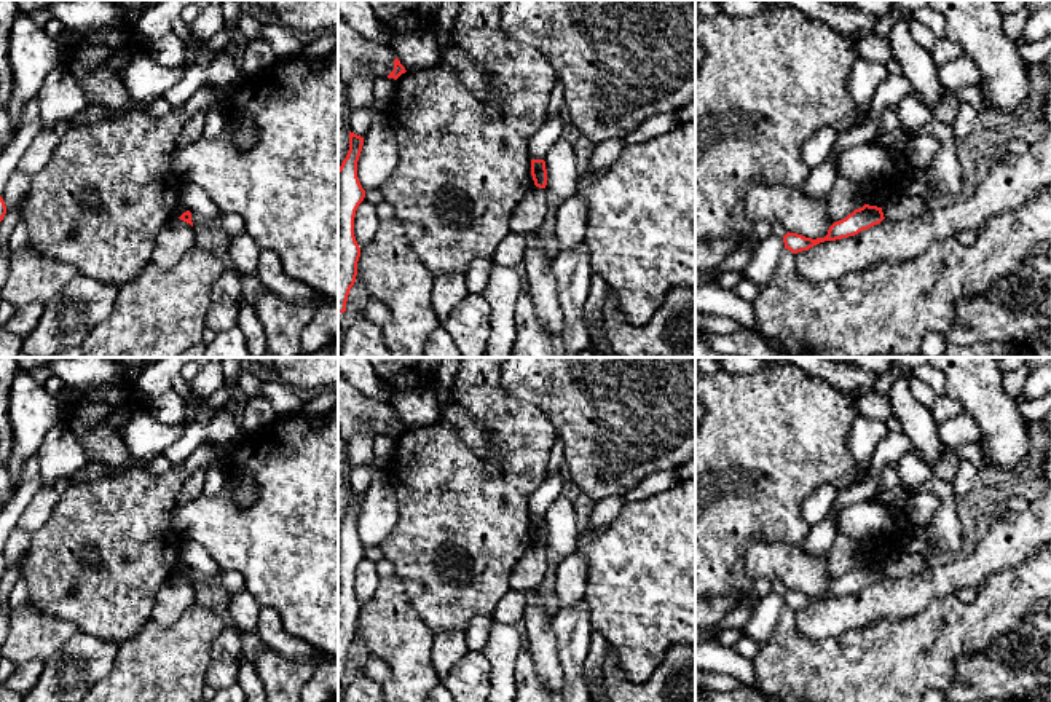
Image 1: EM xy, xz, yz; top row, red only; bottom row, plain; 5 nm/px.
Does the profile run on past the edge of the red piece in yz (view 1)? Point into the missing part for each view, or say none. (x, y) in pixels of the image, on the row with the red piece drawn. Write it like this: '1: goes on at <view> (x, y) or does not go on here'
1: does not go on here

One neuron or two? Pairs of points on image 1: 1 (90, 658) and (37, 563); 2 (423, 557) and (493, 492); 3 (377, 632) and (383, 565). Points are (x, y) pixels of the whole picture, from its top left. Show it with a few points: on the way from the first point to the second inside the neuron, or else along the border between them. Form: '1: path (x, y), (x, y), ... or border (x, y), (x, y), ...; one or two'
1: border (78, 629), (114, 642); two
2: path (440, 543), (476, 509); one
3: border (396, 575), (380, 581); two

